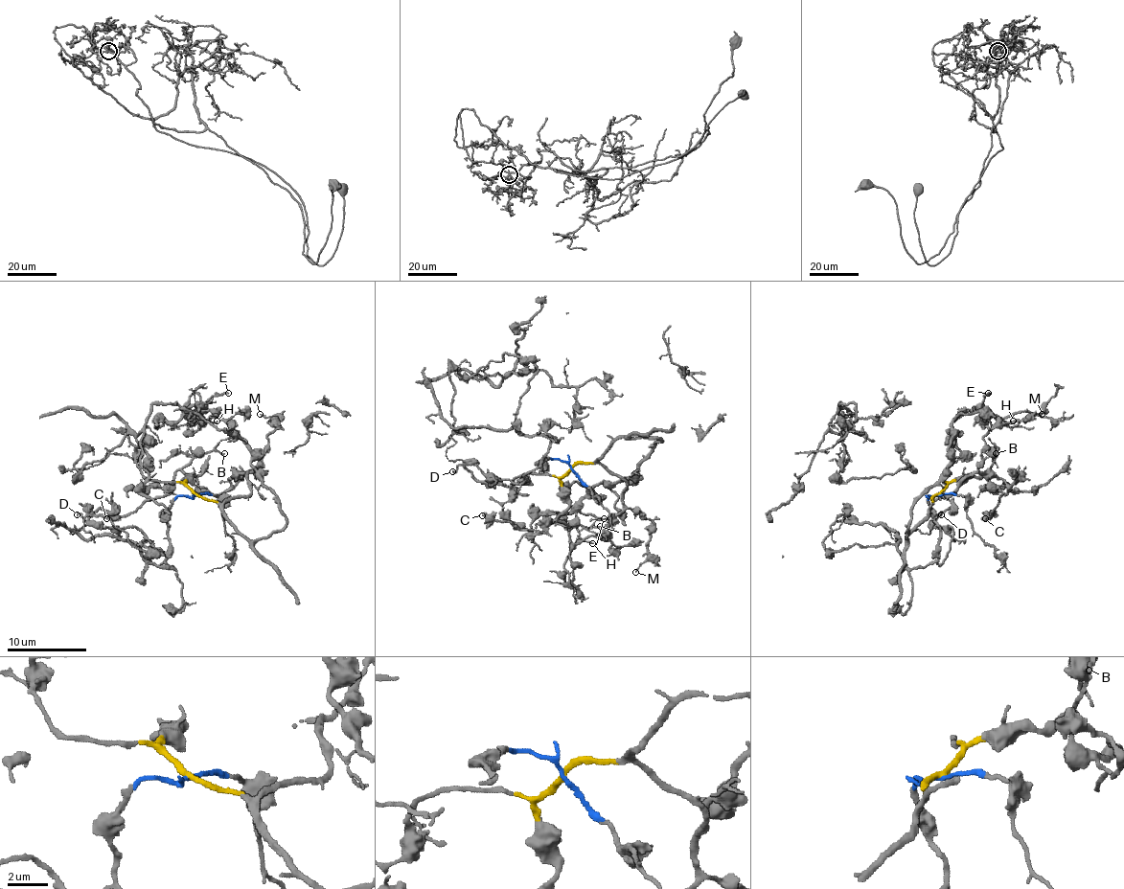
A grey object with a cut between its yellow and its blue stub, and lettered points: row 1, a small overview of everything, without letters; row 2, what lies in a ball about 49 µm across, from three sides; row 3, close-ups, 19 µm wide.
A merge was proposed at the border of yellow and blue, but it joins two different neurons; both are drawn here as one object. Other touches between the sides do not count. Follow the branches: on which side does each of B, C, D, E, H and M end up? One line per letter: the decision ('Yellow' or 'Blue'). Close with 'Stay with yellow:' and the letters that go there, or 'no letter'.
B: Yellow
C: Yellow
D: Blue
E: Yellow
H: Yellow
M: Yellow
Stay with yellow: B, C, E, H, M

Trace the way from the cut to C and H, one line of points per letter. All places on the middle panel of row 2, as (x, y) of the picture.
C: (571, 467), (561, 479), (568, 505), (549, 521), (543, 533), (519, 531), (510, 521), (488, 521), (482, 514)
H: (571, 467), (592, 464), (618, 438), (662, 442), (626, 481), (598, 483), (581, 501), (579, 535), (592, 542)

